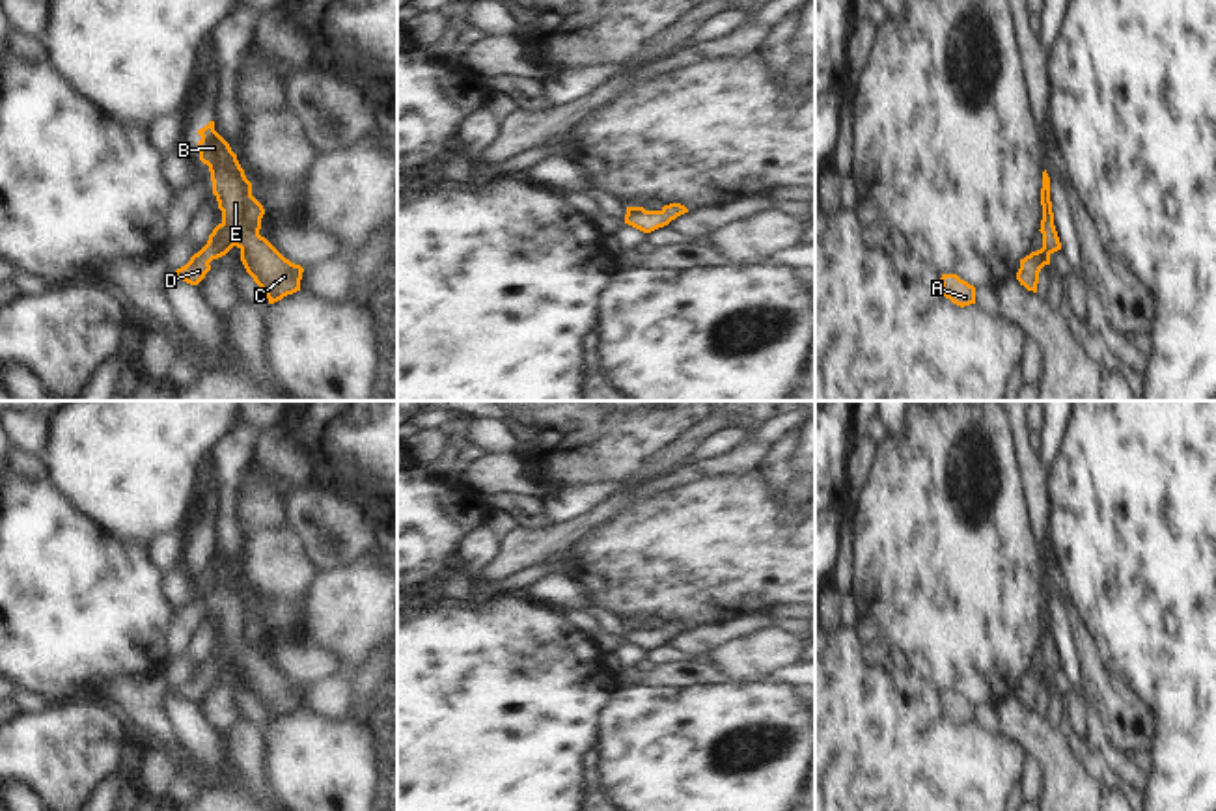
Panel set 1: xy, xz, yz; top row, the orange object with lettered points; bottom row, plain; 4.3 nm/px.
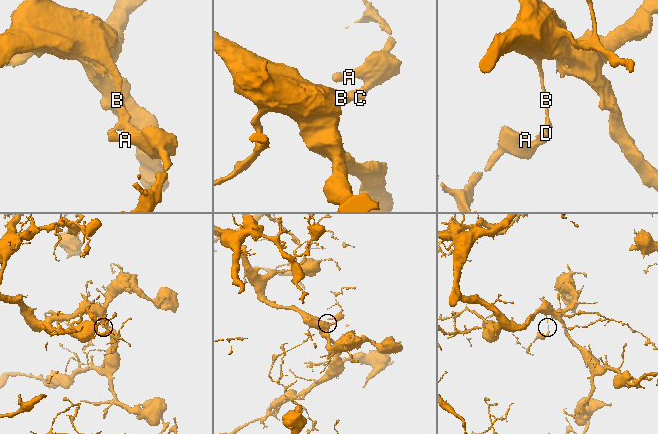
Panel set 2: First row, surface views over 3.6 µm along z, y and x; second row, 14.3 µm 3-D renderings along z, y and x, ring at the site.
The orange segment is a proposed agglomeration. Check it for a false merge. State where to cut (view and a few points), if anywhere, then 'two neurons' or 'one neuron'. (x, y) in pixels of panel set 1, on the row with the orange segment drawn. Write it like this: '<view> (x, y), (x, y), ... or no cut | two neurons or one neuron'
no cut | one neuron

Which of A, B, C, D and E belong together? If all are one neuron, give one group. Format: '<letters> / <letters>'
A B C D E

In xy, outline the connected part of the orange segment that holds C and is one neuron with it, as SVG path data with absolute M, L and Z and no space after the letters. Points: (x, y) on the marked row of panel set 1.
M209 121L198 134L201 136L198 142L200 160L209 166L222 222L213 229L207 244L175 270L175 276L198 285L211 270L209 263L237 246L246 272L265 291L269 304L300 291L304 268L285 259L259 235L265 209L252 196L252 183L237 155L214 131L214 121Z

